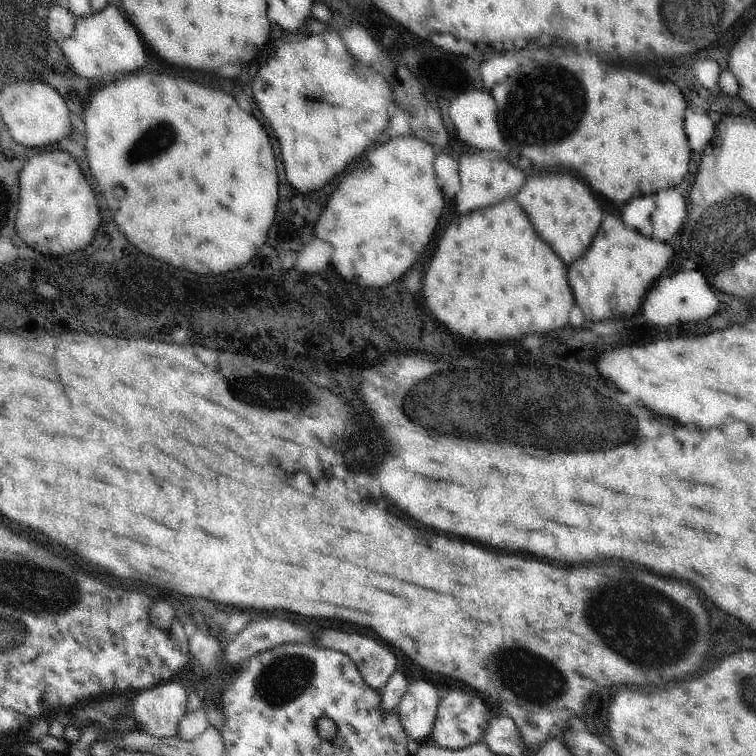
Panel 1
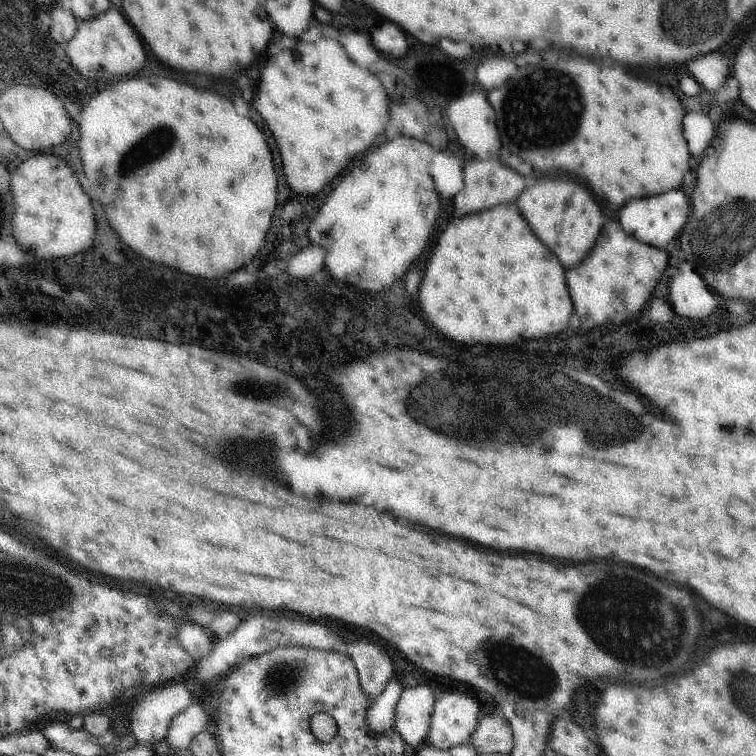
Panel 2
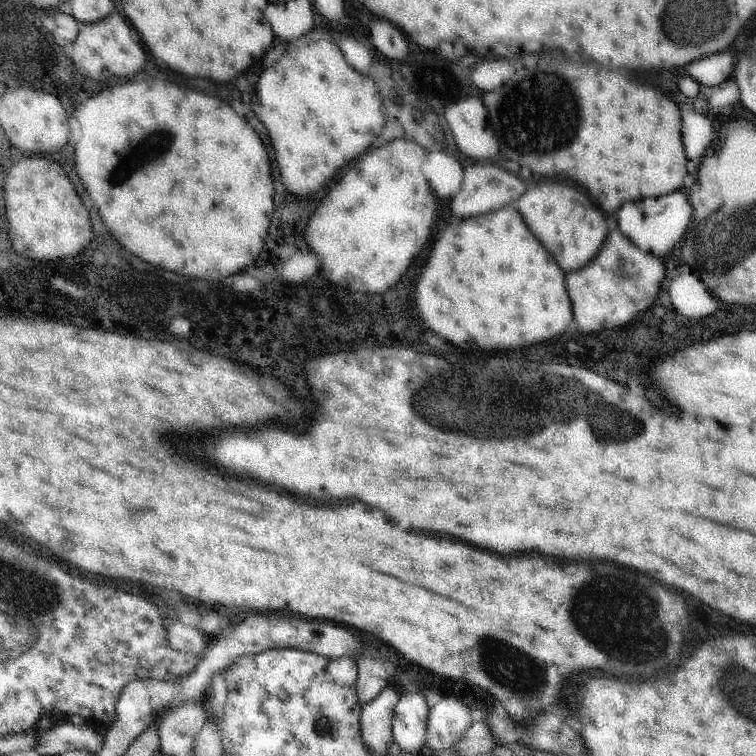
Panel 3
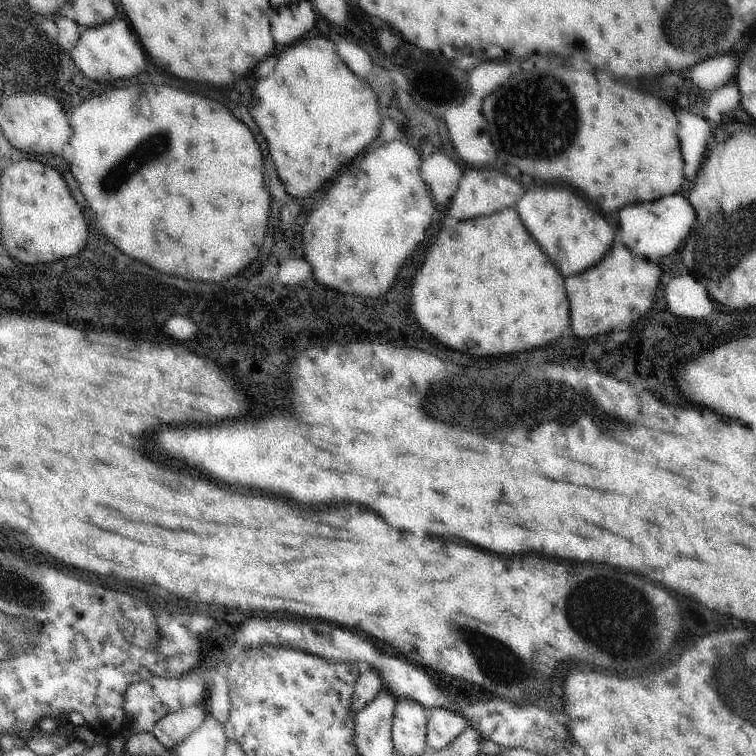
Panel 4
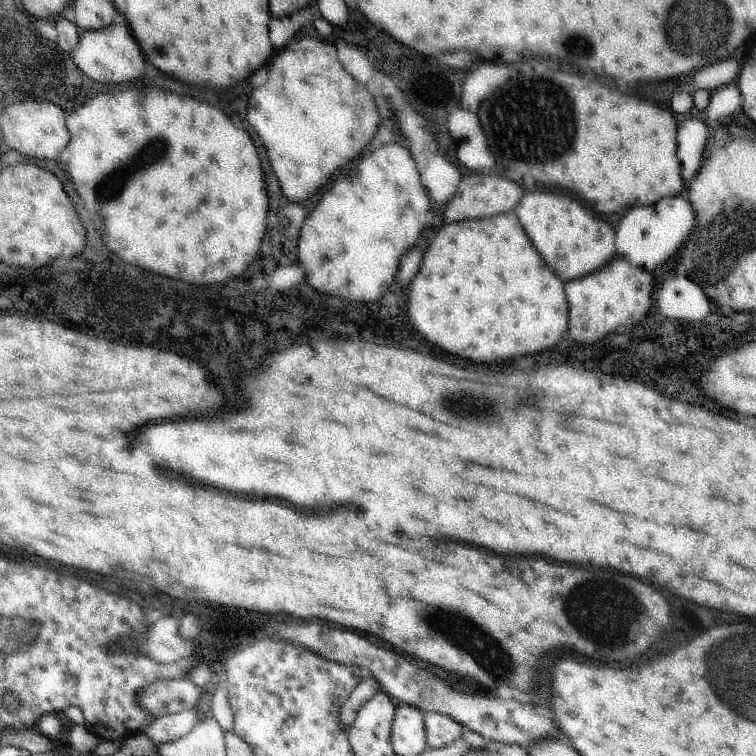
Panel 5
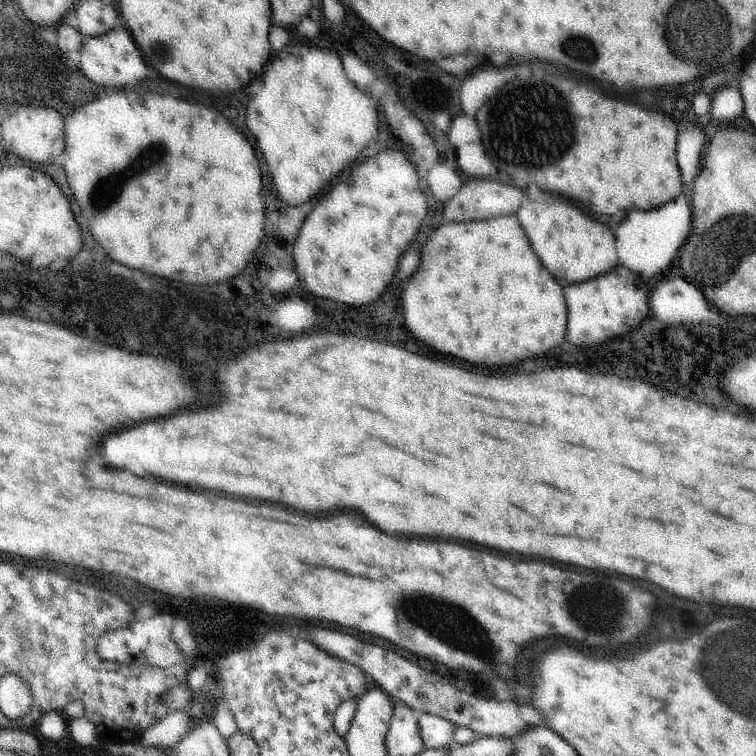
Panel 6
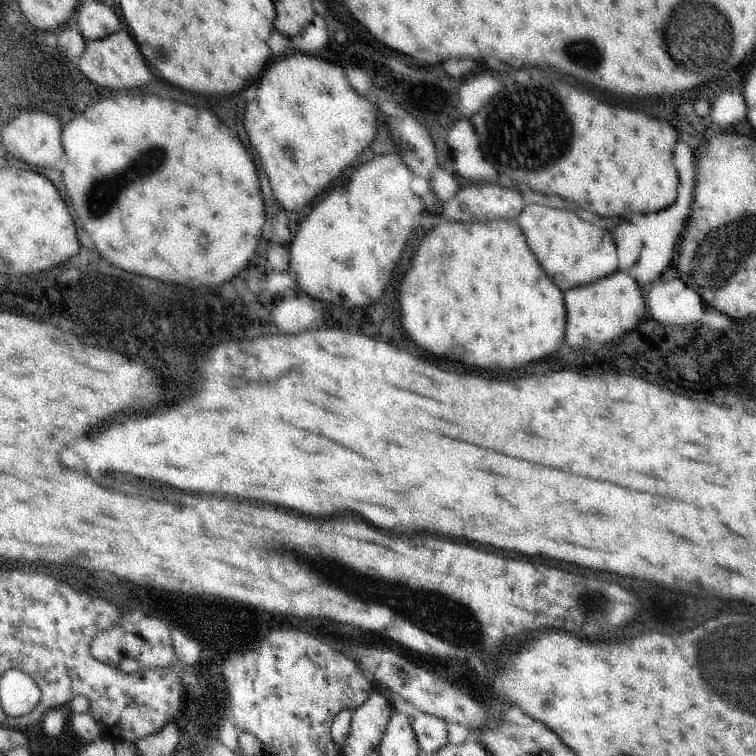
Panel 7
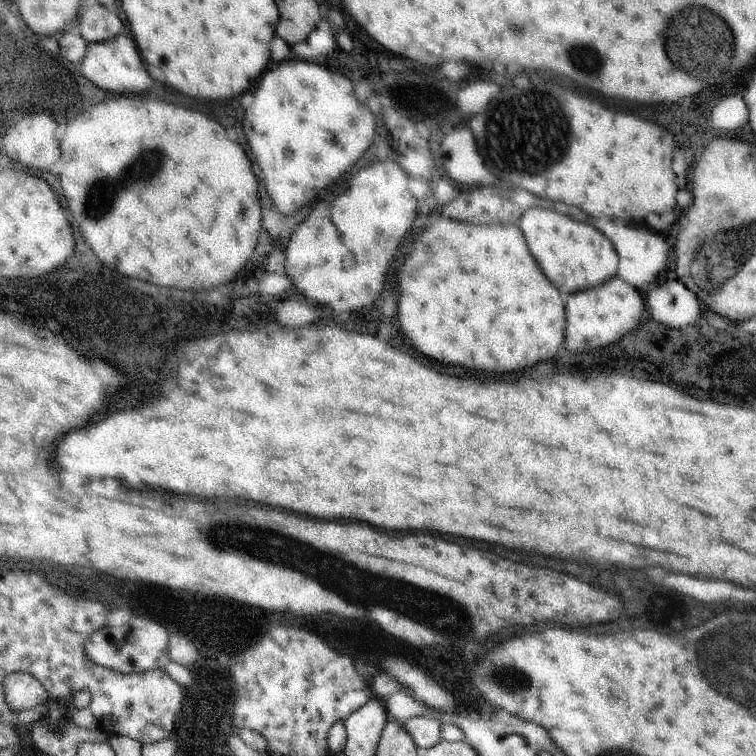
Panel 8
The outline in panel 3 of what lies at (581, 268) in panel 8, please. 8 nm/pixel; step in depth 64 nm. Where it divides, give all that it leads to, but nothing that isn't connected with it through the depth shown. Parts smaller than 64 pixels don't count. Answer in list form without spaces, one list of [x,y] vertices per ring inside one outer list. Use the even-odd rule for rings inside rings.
[[[545,180],[543,184],[537,184],[529,192],[525,192],[515,204],[523,214],[531,234],[555,258],[557,266],[563,272],[577,272],[585,264],[589,264],[589,260],[597,256],[607,236],[607,226],[601,212],[589,202],[585,194],[577,192],[569,184]]]

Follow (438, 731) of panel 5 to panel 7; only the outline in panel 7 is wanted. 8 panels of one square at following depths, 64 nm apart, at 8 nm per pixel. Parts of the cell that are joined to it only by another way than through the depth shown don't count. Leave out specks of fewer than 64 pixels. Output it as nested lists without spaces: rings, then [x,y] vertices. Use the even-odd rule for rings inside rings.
[[[417,712],[411,716],[411,726],[413,726],[413,734],[417,738],[417,744],[421,746],[421,754],[433,754],[439,748],[443,748],[445,742],[445,720],[431,716],[431,714],[423,714]]]

